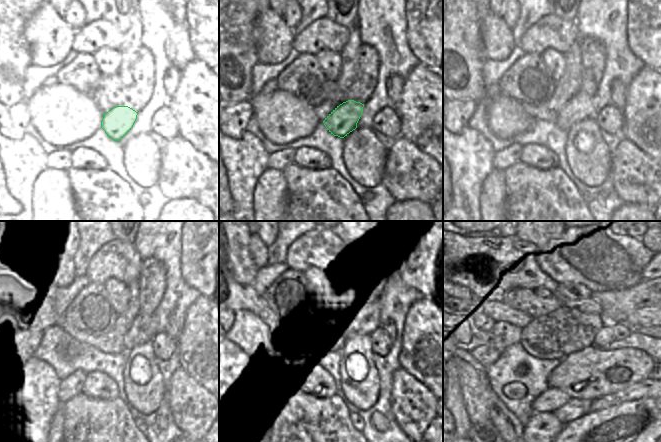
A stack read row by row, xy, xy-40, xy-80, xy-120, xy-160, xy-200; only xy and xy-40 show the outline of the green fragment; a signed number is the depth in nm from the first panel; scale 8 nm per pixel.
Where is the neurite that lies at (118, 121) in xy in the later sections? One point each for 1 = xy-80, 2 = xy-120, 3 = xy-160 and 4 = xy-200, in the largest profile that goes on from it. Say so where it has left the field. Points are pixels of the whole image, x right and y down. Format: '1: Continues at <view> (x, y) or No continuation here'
1: Continues at xy-80 (580, 107)
2: Continues at xy-120 (143, 327)
3: Continues at xy-160 (370, 320)
4: Continues at xy-200 (646, 241).

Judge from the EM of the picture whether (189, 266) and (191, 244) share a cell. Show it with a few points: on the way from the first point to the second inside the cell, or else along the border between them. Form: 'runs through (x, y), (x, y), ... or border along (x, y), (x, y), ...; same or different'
runs through (191, 261), (191, 249); same

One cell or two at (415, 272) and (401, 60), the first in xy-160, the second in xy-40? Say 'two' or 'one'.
two

